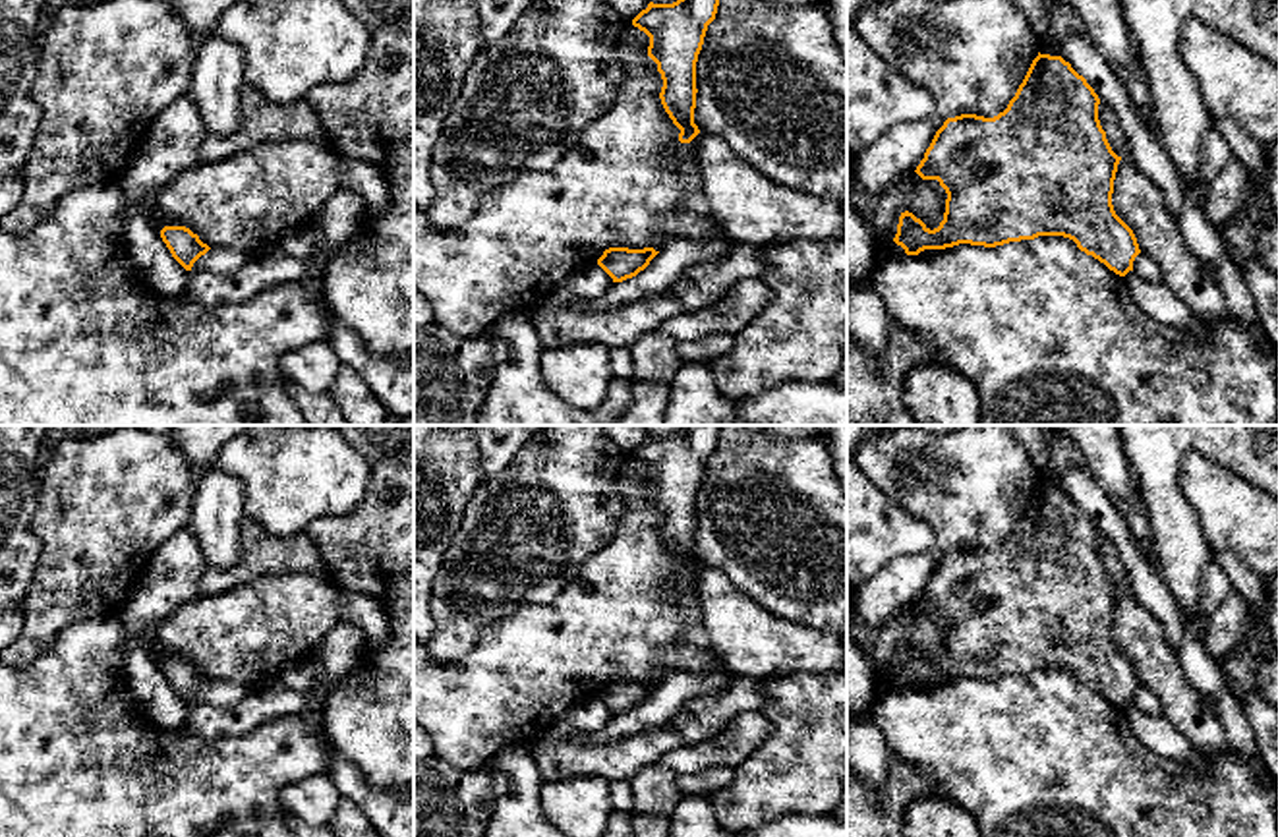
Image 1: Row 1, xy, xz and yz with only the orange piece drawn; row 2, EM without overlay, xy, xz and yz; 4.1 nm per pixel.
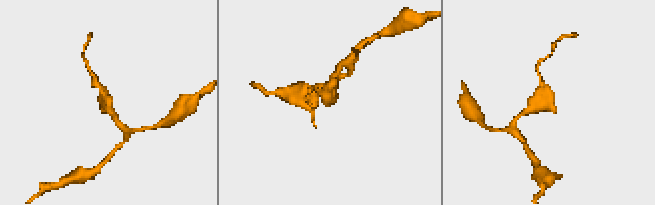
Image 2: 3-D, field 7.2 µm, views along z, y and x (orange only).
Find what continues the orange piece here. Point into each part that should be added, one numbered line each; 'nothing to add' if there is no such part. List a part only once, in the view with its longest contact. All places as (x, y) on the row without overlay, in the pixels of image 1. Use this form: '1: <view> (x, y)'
nothing to add

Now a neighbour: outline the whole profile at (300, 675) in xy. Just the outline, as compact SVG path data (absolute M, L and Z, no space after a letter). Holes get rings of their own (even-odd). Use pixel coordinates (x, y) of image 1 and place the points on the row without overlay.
M309 659L290 663L280 673L282 682L292 690L305 690L313 684L315 671Z

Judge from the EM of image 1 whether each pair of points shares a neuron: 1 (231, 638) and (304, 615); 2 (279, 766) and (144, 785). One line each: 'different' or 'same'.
1: same
2: same

